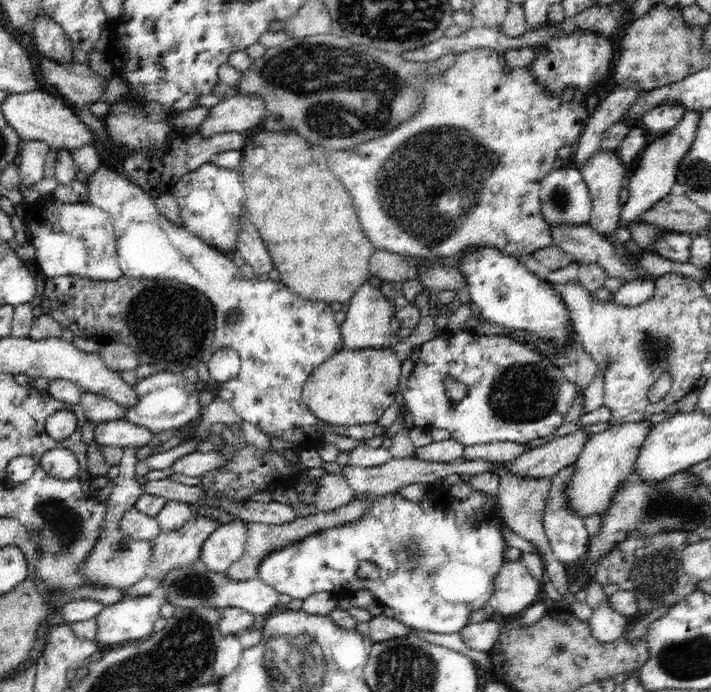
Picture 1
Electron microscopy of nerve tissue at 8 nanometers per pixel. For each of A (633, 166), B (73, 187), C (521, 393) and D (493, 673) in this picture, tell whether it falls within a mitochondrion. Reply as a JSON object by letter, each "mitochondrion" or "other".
{"A":"other","B":"other","C":"mitochondrion","D":"other"}

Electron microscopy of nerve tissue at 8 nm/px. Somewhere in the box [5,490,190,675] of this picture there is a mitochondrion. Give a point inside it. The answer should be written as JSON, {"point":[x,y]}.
{"point":[64,522]}

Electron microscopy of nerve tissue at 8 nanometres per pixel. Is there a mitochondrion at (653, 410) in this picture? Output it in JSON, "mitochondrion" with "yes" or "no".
{"mitochondrion":"no"}

